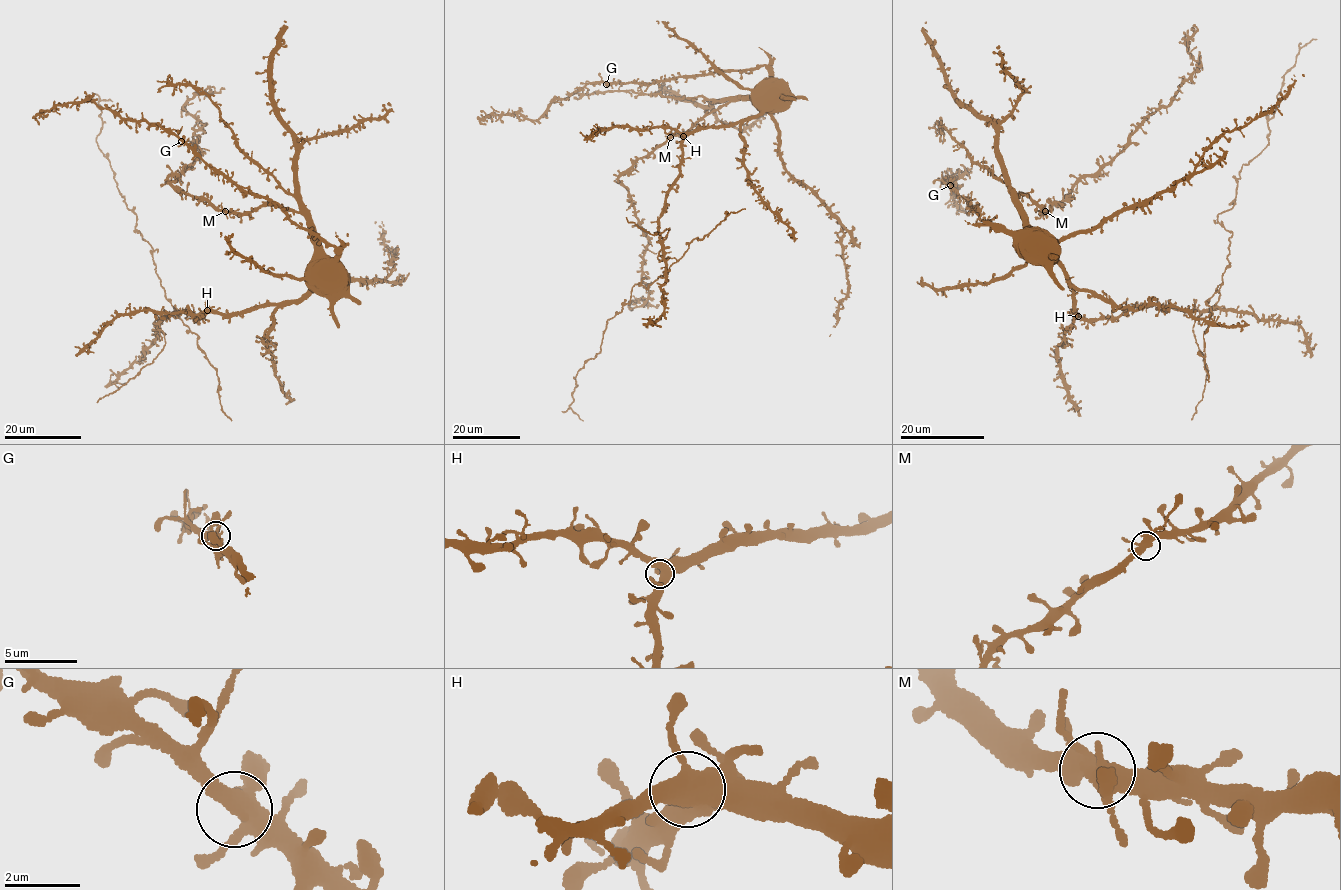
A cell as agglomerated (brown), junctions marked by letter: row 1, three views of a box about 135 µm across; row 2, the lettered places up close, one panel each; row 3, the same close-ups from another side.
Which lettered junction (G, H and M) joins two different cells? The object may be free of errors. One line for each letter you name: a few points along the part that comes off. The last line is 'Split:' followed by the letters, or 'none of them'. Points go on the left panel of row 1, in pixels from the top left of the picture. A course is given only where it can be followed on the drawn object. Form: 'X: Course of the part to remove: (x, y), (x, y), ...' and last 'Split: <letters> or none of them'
Split: none of them

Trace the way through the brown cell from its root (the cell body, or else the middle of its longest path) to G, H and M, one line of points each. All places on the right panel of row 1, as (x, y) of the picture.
G: (1021, 247), (1018, 237), (990, 229), (977, 208), (971, 211), (967, 199), (950, 185)
H: (1021, 247), (1028, 258), (1042, 263), (1059, 263), (1072, 292), (1072, 313), (1078, 316)
M: (1021, 247), (1022, 212), (1015, 196), (1024, 194), (1040, 206), (1042, 213), (1046, 211)

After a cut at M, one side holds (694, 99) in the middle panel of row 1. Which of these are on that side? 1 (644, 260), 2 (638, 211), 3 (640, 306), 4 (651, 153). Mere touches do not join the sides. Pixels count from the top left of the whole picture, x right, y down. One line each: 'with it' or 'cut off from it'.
1: cut off from it
2: cut off from it
3: cut off from it
4: cut off from it

